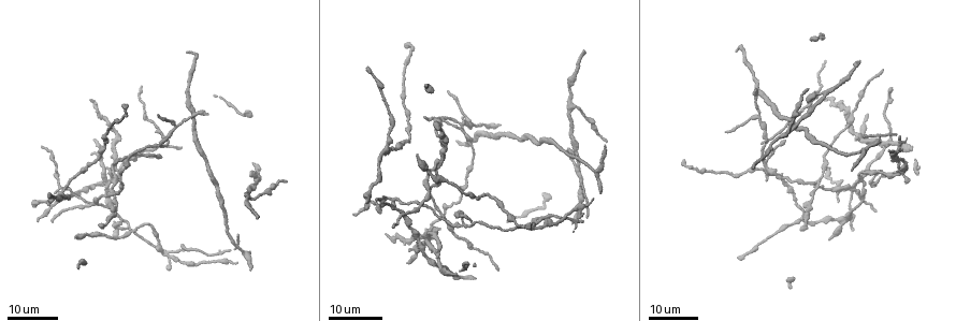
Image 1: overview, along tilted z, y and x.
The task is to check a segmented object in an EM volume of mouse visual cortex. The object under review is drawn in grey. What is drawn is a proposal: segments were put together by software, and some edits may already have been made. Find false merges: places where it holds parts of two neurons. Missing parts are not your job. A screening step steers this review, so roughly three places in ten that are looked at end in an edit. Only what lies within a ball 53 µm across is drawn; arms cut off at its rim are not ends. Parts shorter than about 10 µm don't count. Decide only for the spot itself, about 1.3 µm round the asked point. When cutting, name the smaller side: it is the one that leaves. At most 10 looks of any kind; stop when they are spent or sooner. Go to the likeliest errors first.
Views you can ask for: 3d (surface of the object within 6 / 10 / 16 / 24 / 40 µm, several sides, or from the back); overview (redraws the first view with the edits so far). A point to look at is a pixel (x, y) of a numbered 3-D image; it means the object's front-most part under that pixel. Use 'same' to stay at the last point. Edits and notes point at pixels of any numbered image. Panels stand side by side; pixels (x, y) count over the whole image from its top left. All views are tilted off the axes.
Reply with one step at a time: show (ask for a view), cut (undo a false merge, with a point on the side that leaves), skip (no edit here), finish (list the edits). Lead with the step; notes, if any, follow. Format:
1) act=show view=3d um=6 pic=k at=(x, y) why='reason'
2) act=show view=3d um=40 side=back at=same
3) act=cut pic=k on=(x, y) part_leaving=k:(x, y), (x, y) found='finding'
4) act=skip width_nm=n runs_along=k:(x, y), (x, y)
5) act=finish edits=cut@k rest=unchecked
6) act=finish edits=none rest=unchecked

act=show view=3d um=24 pic=1 at=(460, 124) why='looks like a crossing'

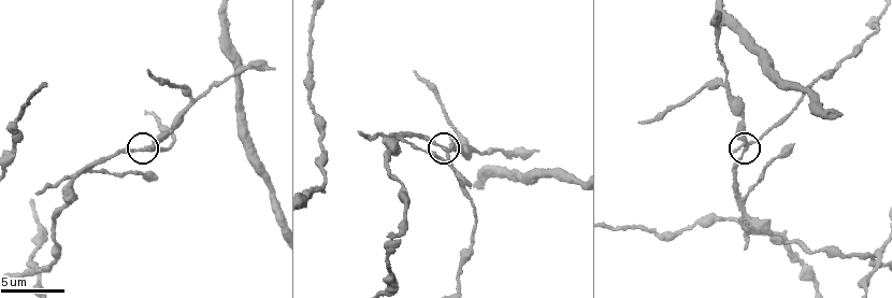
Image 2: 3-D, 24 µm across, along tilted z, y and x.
act=show view=3d um=6 pic=2 at=(748, 144)

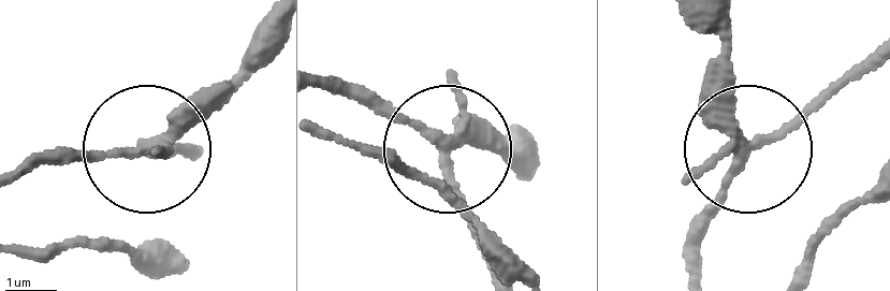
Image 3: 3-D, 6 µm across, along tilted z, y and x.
act=cut pic=3 on=(154, 154) width_nm=240 part_leaving=3:(750, 146), (801, 124), (880, 57) found='two neurons meet here'

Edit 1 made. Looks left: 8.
act=show view=3d um=16 pic=1 at=(521, 224) why='four-way junction'

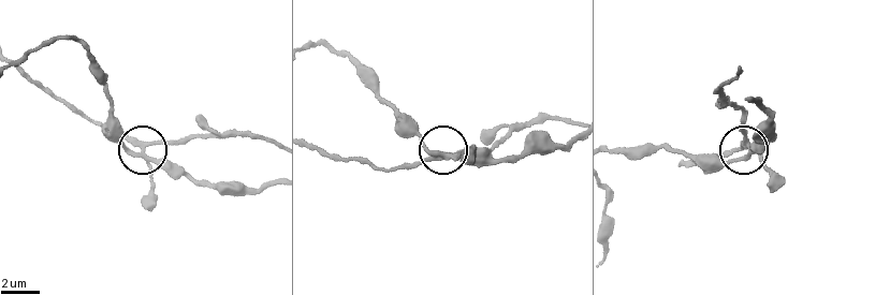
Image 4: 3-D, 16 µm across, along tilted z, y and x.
act=show view=3d um=6 pic=4 at=(139, 155)

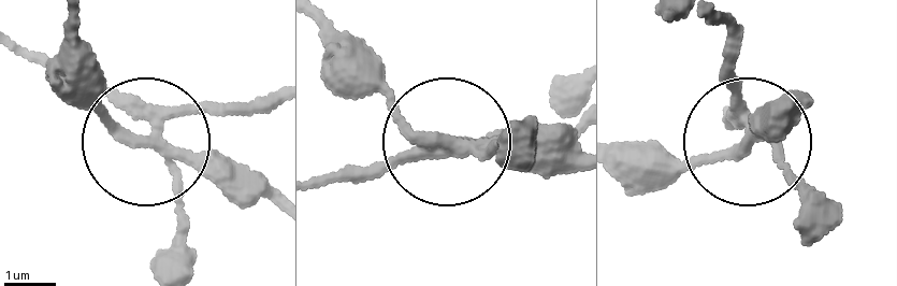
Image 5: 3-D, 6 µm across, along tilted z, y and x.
act=cut pic=5 on=(231, 108) arms=4 part_leaving=5:(163, 141), (15, 51) found='two neurons meet here'

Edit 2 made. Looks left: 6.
act=show view=overview

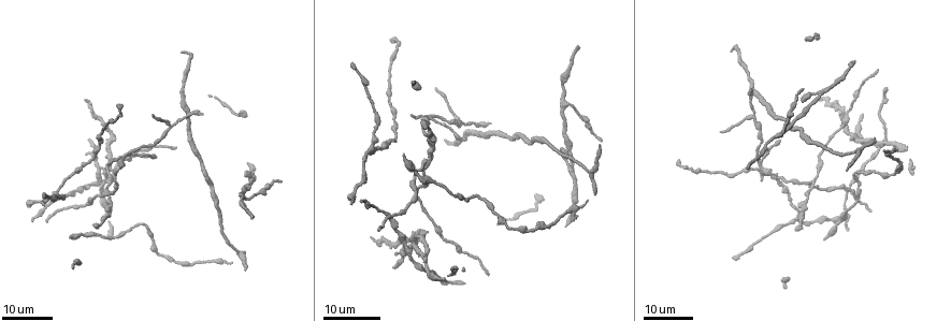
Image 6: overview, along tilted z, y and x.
act=show view=3d um=16 pic=6 at=(477, 126) why='two arms in line, one across'

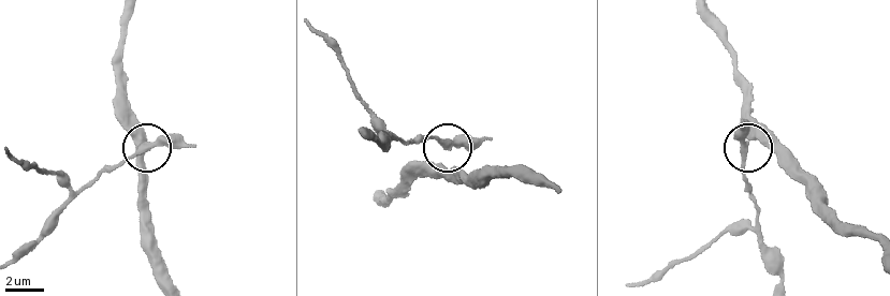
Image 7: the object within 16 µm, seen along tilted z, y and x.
act=show view=3d um=10 pic=7 at=(744, 147)

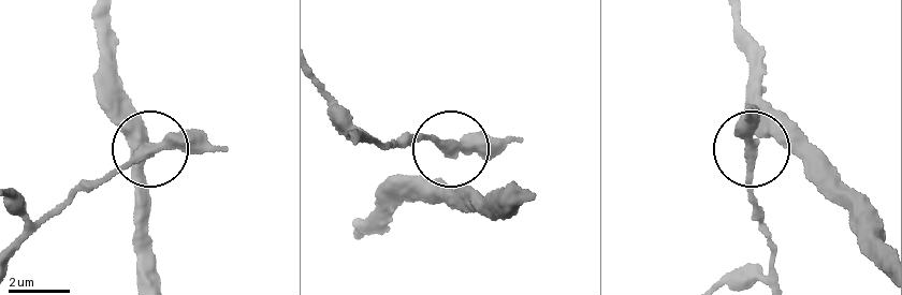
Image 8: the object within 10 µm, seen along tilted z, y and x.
act=show view=3d um=10 side=back pic=8 at=(751, 153) why='other side'

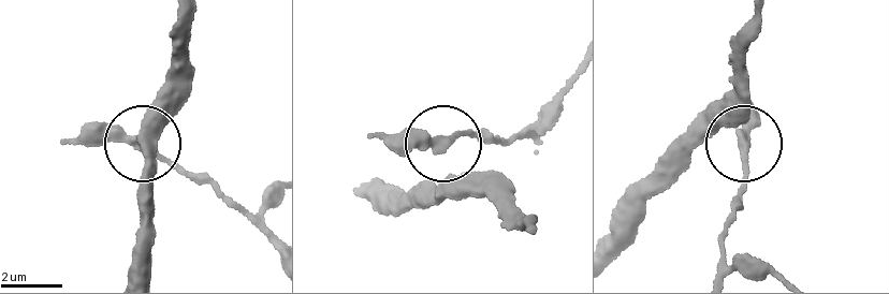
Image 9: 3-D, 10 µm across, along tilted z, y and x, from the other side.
act=skip width_nm=210 found='continuous, no second neuron'

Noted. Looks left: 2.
act=show view=3d um=10 pic=2 at=(38, 275) why='four arms meet'

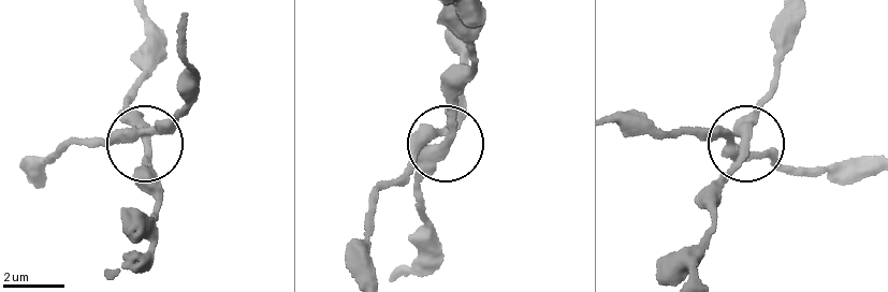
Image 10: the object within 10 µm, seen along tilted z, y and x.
act=skip width_nm=350 runs_along=10:(616, 121), (671, 137), (742, 141), (745, 157), (707, 188) found='all the same neuron'

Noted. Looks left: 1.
act=finish edits=cut@3,cut@5 rest=unchecked

